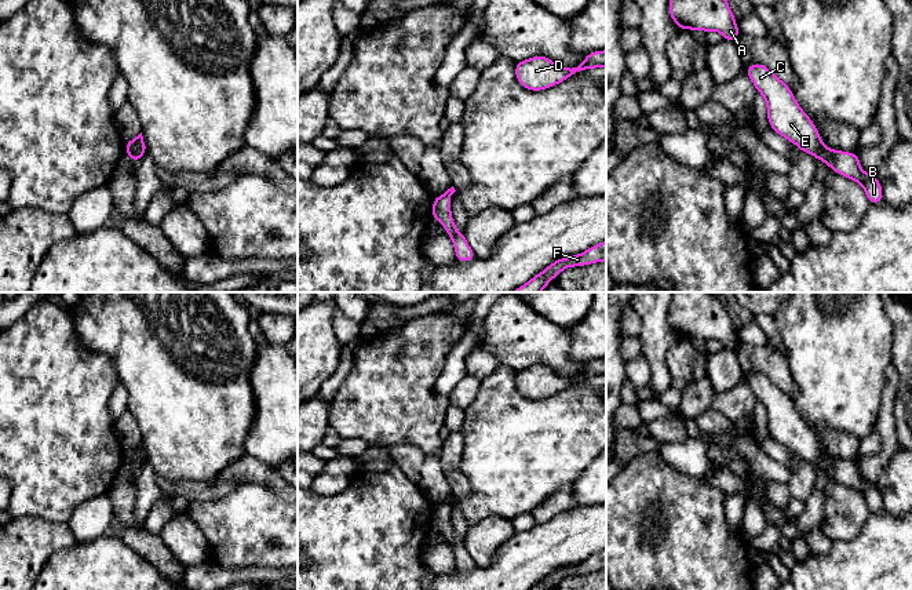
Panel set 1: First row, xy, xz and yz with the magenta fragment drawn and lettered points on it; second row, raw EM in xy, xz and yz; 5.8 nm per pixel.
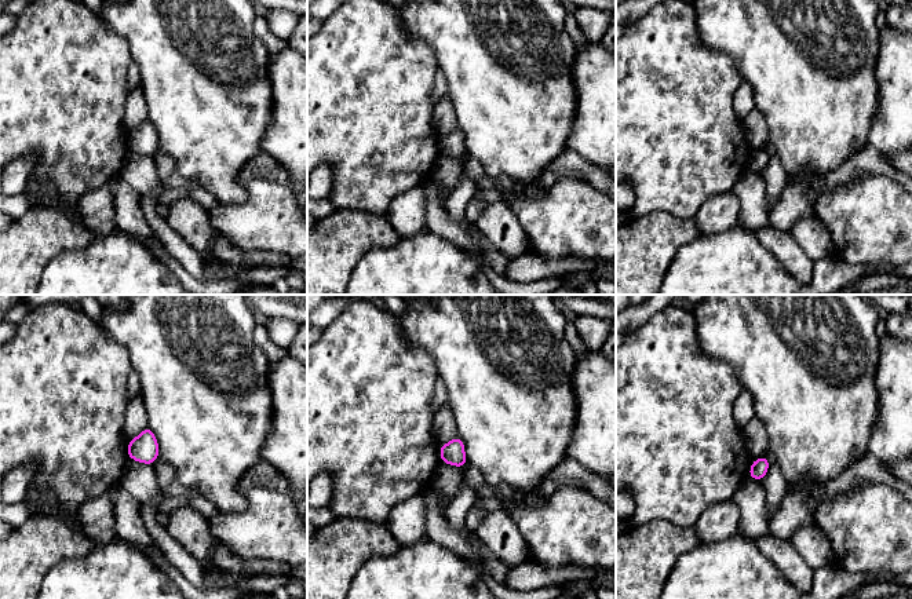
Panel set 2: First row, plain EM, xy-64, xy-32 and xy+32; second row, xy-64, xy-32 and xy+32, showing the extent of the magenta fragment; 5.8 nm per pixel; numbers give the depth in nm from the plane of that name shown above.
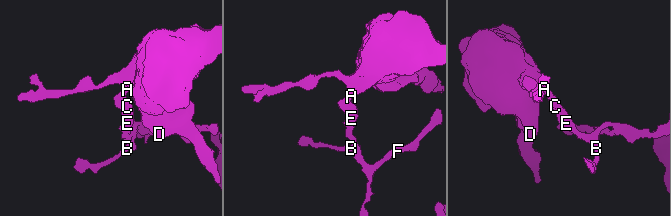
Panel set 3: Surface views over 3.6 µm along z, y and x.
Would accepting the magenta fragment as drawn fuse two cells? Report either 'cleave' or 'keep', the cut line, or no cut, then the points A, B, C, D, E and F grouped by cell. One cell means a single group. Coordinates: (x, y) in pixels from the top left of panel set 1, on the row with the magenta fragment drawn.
cleave | yz (824, 146), (816, 156) | A C D E / B F

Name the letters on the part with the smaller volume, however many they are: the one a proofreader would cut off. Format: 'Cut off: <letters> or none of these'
Cut off: B, F

